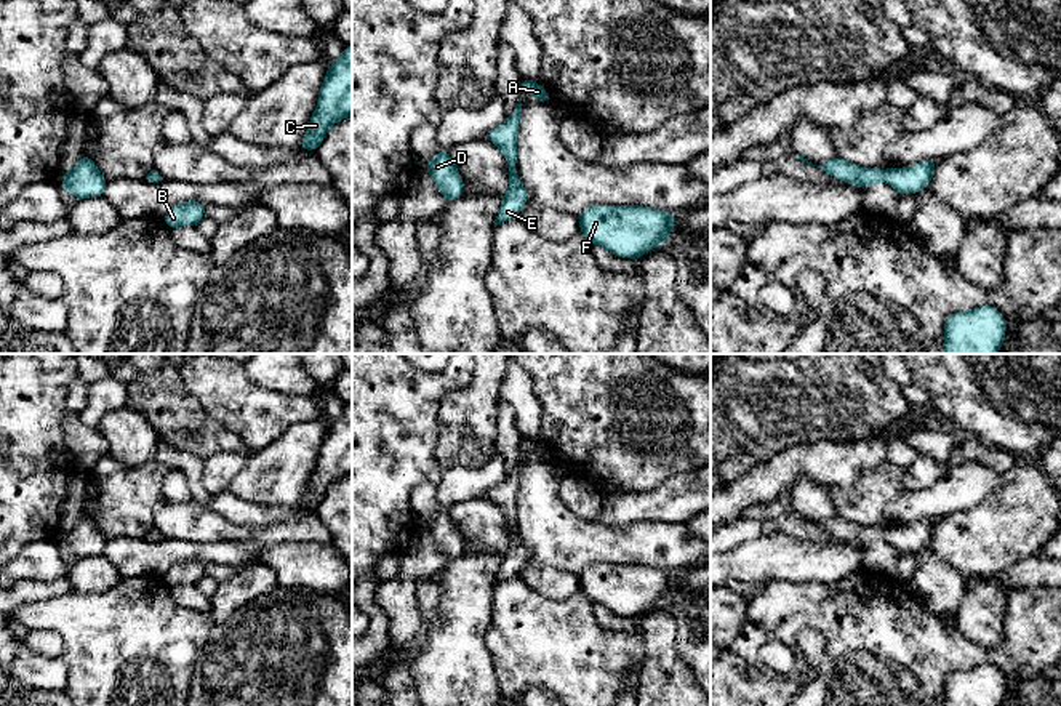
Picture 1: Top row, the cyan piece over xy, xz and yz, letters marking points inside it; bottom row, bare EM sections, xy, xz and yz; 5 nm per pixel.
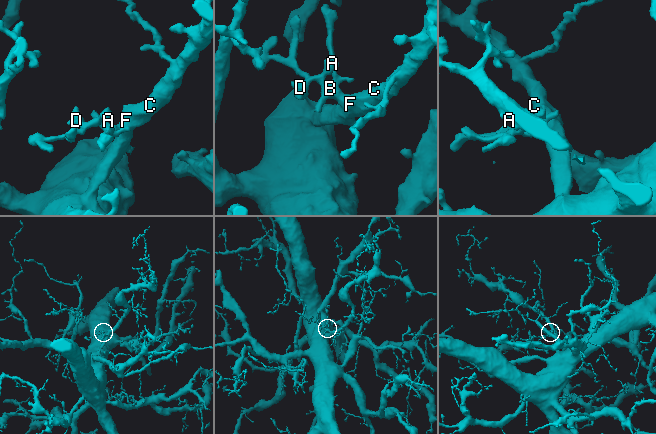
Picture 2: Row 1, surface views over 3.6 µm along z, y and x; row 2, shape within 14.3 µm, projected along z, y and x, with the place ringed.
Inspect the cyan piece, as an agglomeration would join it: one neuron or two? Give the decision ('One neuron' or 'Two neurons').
One neuron

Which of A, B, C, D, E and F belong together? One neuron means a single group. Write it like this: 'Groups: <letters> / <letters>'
Groups: A B C D E F

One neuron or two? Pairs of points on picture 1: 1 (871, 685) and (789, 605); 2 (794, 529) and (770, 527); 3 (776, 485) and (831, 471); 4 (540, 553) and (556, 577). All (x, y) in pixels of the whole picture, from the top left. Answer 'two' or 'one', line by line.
1: one
2: one
3: one
4: two

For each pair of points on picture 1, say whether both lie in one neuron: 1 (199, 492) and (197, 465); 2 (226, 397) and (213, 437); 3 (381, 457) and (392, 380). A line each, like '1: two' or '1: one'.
1: one
2: two
3: one

